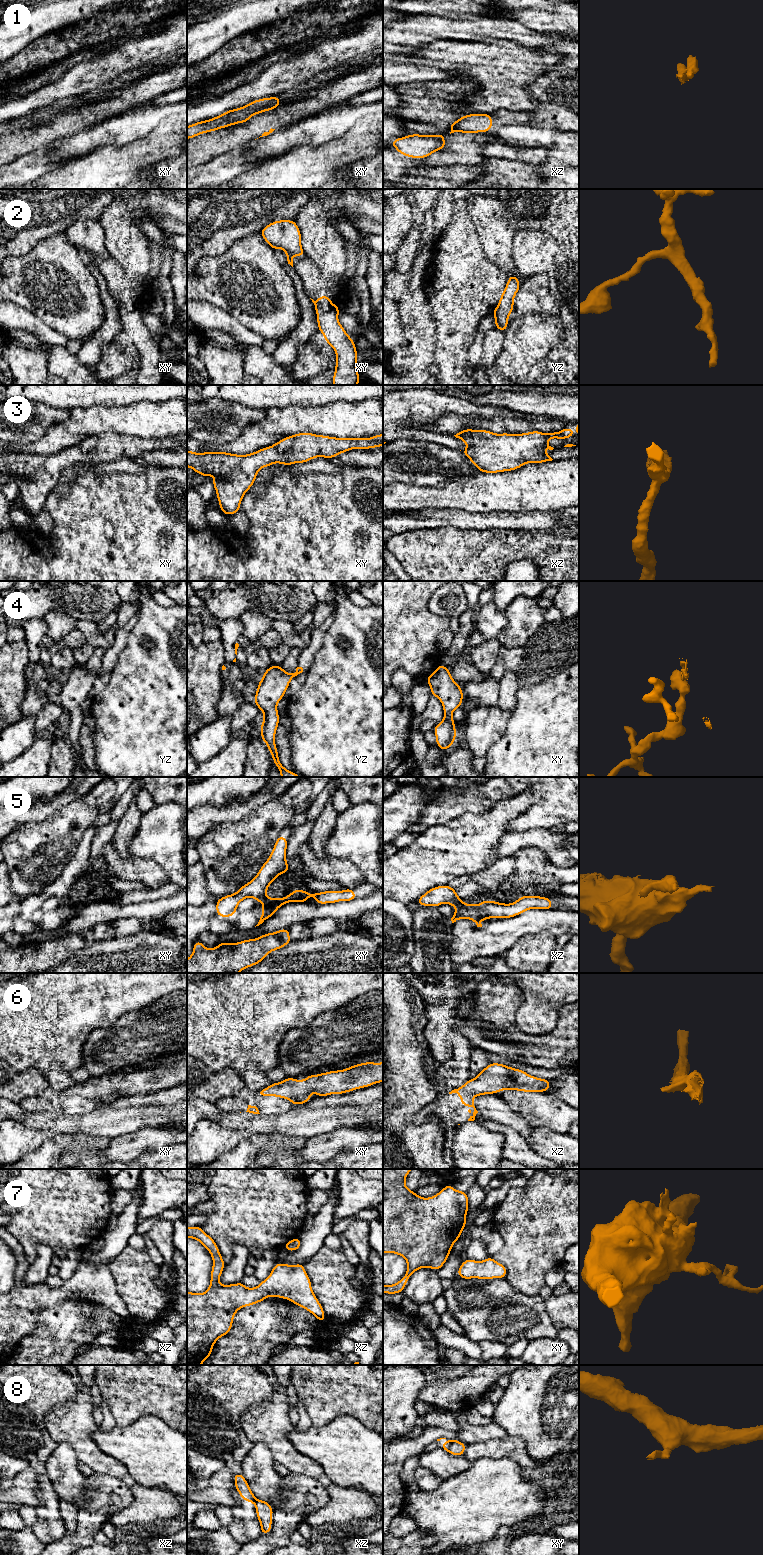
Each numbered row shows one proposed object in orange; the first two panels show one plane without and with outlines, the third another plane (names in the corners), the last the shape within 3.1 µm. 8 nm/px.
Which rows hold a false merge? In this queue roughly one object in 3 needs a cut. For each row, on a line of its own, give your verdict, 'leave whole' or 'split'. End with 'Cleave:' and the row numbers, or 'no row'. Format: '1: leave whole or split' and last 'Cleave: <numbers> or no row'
1: split
2: leave whole
3: leave whole
4: leave whole
5: split
6: leave whole
7: leave whole
8: split
Cleave: 1, 5, 8

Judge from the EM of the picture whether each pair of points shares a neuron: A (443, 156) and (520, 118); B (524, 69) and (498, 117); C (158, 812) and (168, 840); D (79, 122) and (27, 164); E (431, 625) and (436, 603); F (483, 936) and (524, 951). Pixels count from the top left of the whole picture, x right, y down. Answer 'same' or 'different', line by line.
A: same
B: different
C: same
D: different
E: different
F: different

